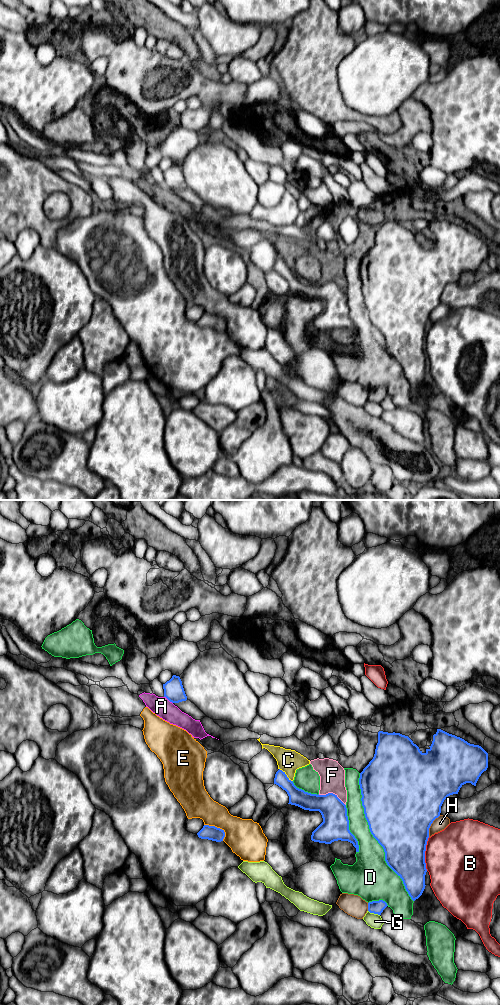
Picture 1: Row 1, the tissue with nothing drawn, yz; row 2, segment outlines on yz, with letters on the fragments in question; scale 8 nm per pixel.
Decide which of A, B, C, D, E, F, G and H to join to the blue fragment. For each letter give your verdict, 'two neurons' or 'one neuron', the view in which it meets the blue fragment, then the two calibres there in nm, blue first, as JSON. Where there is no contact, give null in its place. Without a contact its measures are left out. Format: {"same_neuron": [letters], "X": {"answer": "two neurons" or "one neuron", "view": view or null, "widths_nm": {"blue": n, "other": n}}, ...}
{"same_neuron": [], "A": {"answer": "two neurons", "view": "yz", "widths_nm": {"blue": 160, "other": 160}}, "B": {"answer": "two neurons", "view": "yz", "widths_nm": {"blue": 420, "other": 480}}, "C": {"answer": "two neurons", "view": "yz", "widths_nm": {"blue": 140, "other": 180}}, "D": {"answer": "two neurons", "view": "yz", "widths_nm": {"blue": 500, "other": 260}}, "E": {"answer": "two neurons", "view": "yz", "widths_nm": {"blue": 120, "other": 300}}, "F": {"answer": "two neurons", "view": "yz", "widths_nm": {"blue": 220, "other": 200}}, "G": {"answer": "two neurons", "view": "yz", "widths_nm": {"blue": 110, "other": 120}}, "H": {"answer": "two neurons", "view": "yz", "widths_nm": {"blue": 500, "other": 110}}}

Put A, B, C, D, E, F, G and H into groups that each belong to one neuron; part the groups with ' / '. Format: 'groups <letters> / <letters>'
groups A C F / B / D / E / G / H

